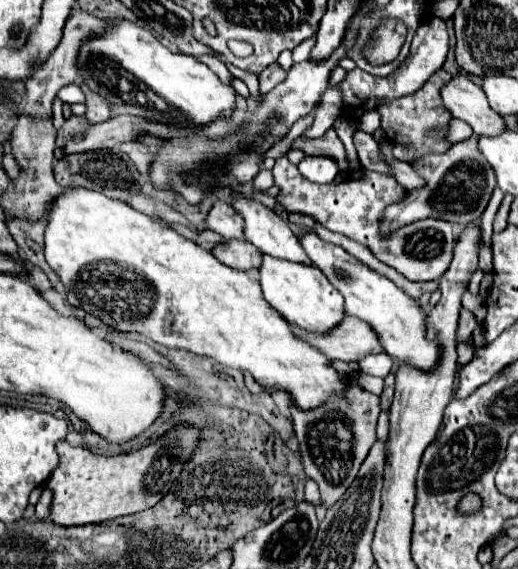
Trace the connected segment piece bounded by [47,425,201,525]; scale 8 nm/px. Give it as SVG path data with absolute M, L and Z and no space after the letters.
M175 425L167 439L155 439L137 451L113 457L89 455L85 447L69 447L67 441L59 441L59 465L47 481L47 487L53 489L51 519L59 525L105 523L157 505L179 479L183 465L199 445L199 437L201 427Z

